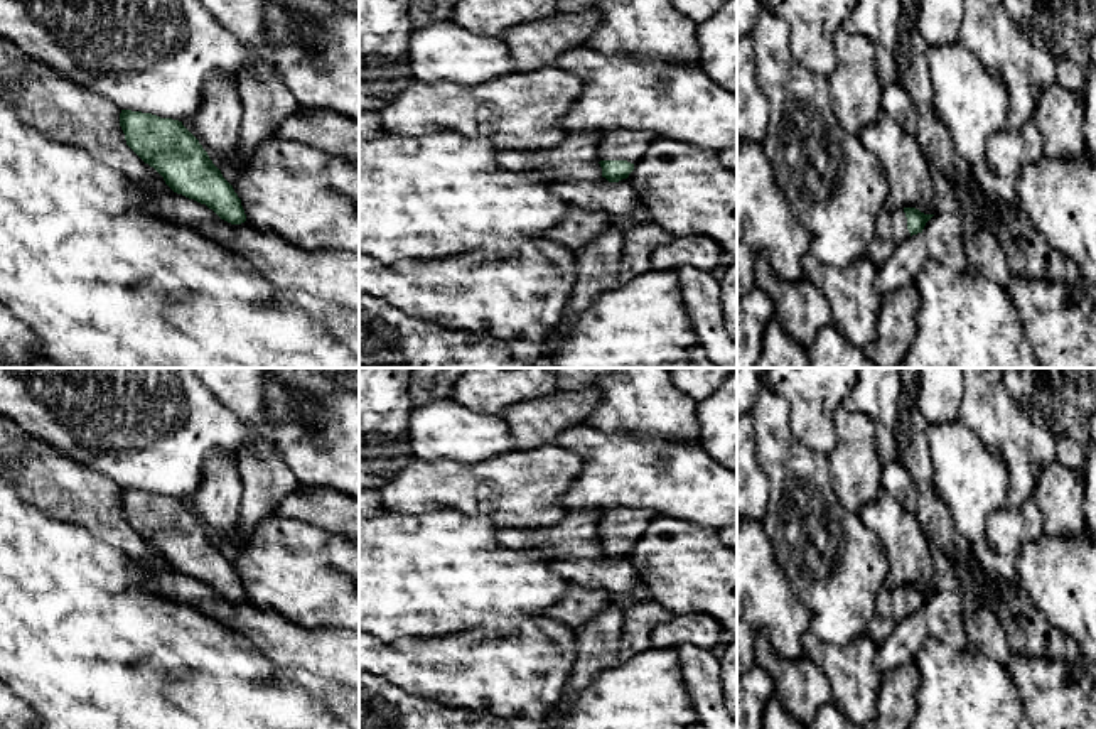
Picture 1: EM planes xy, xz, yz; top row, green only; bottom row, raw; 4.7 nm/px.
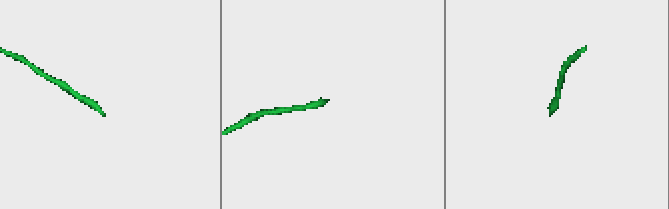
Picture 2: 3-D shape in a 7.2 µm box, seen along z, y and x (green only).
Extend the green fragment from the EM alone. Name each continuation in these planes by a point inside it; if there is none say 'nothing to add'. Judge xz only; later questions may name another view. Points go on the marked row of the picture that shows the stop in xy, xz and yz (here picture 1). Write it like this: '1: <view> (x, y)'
1: xz (629, 145)

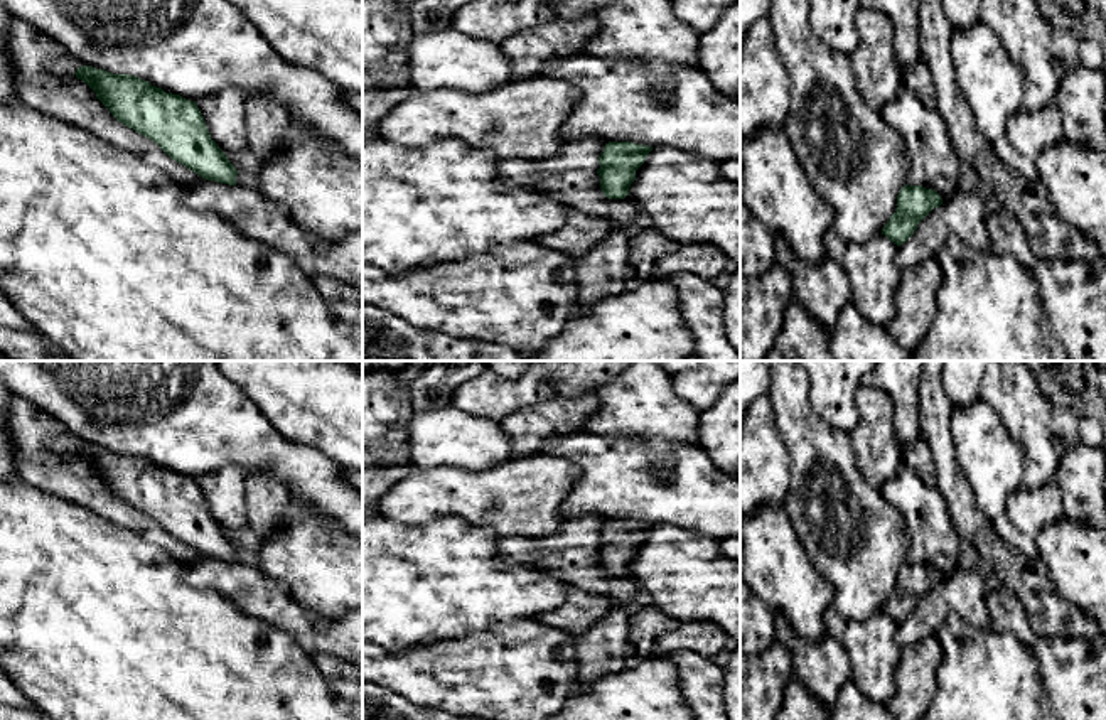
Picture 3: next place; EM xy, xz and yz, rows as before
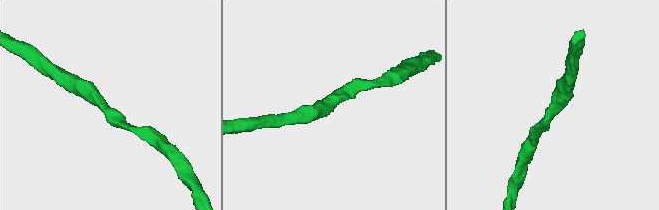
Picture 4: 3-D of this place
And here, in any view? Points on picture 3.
nothing to add

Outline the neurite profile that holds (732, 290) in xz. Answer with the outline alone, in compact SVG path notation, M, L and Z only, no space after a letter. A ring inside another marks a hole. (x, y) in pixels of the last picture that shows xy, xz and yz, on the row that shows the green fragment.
M740 270L723 288L725 332L733 349L740 352Z

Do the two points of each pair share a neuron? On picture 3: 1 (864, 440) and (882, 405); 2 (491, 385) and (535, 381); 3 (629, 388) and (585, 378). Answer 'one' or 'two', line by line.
1: one
2: one
3: two

